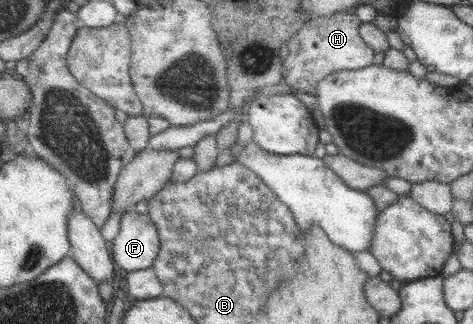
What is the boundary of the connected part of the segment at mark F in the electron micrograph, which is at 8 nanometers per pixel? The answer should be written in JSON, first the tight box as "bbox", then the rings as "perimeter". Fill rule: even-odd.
{"bbox":[112,209,160,272],"perimeter":[[[132,209],[121,216],[119,233],[112,242],[116,266],[127,272],[151,267],[160,247],[154,222]]]}

